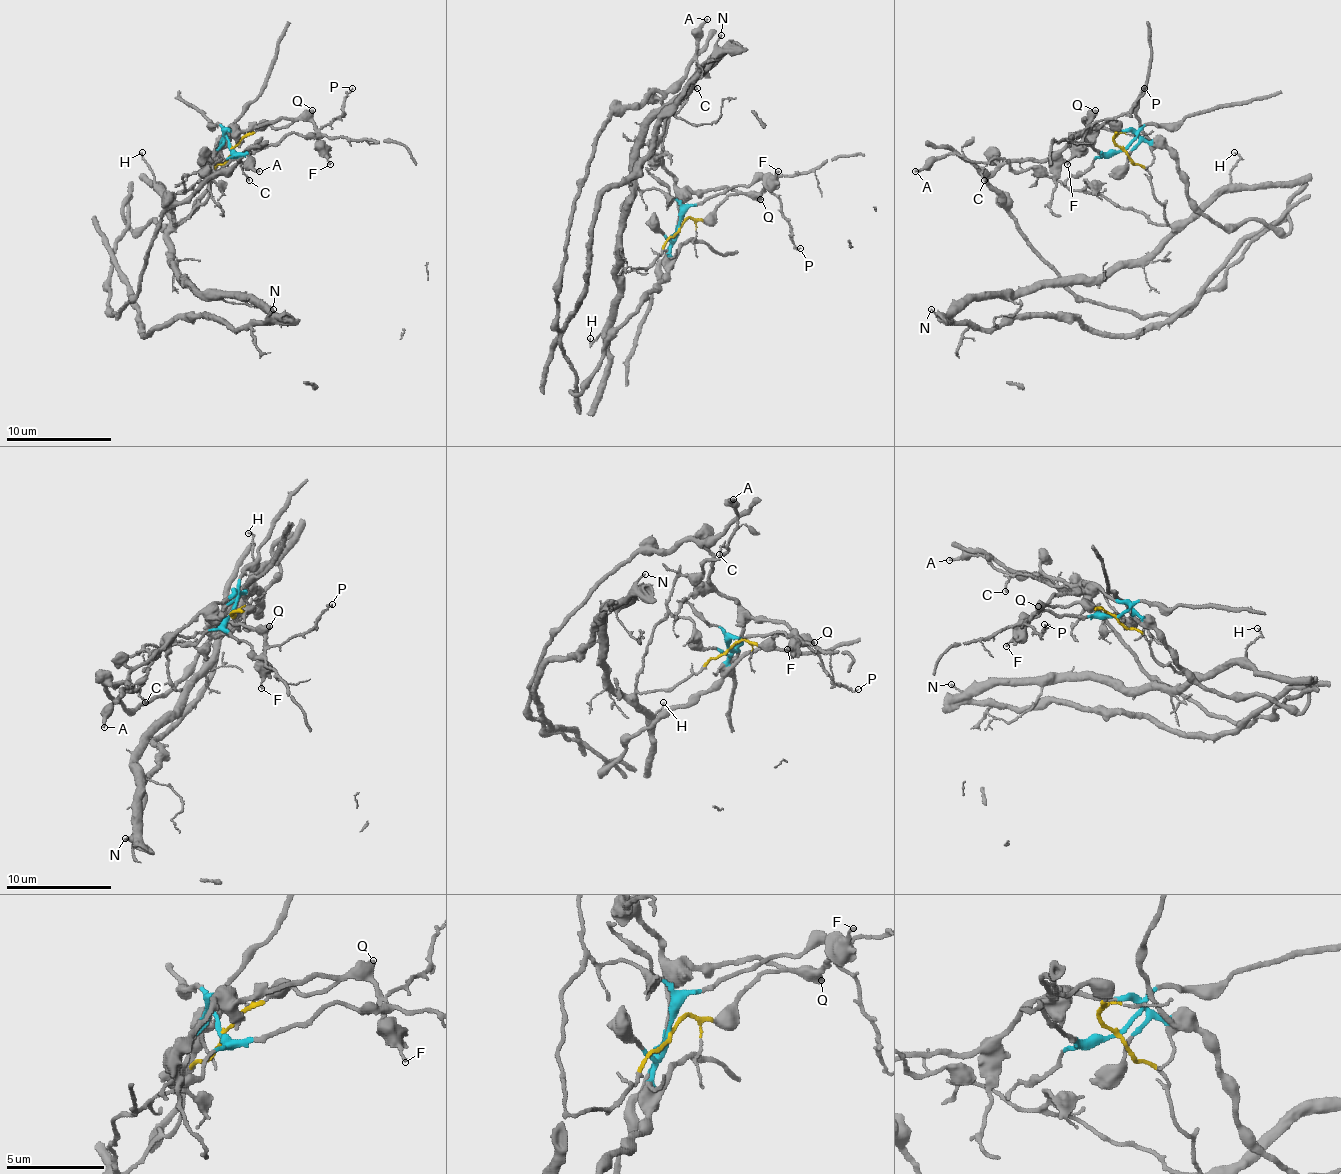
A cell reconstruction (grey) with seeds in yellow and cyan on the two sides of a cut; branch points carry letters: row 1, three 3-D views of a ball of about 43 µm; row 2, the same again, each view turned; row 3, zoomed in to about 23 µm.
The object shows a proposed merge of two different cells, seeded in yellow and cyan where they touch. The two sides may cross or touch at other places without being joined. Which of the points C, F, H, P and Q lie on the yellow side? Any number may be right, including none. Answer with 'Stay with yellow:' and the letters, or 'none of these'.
Stay with yellow: C, H

